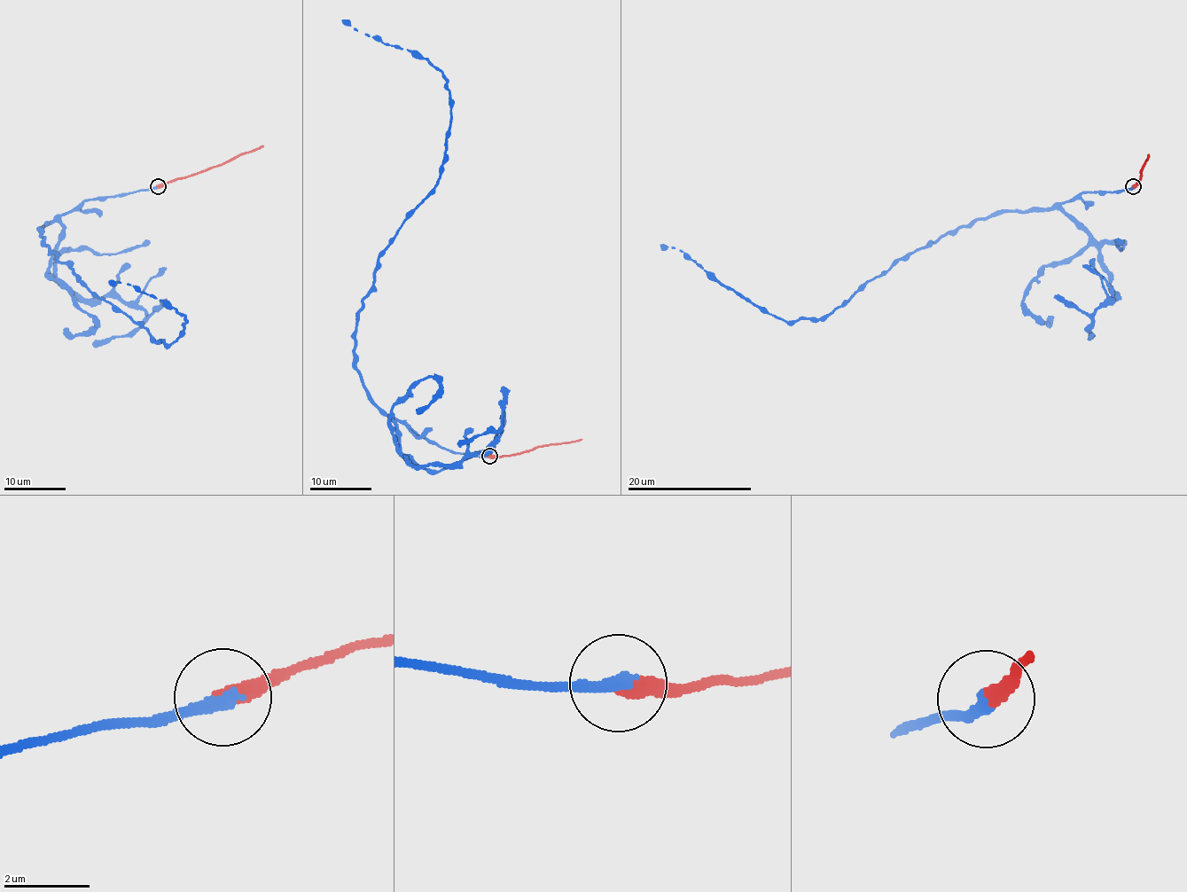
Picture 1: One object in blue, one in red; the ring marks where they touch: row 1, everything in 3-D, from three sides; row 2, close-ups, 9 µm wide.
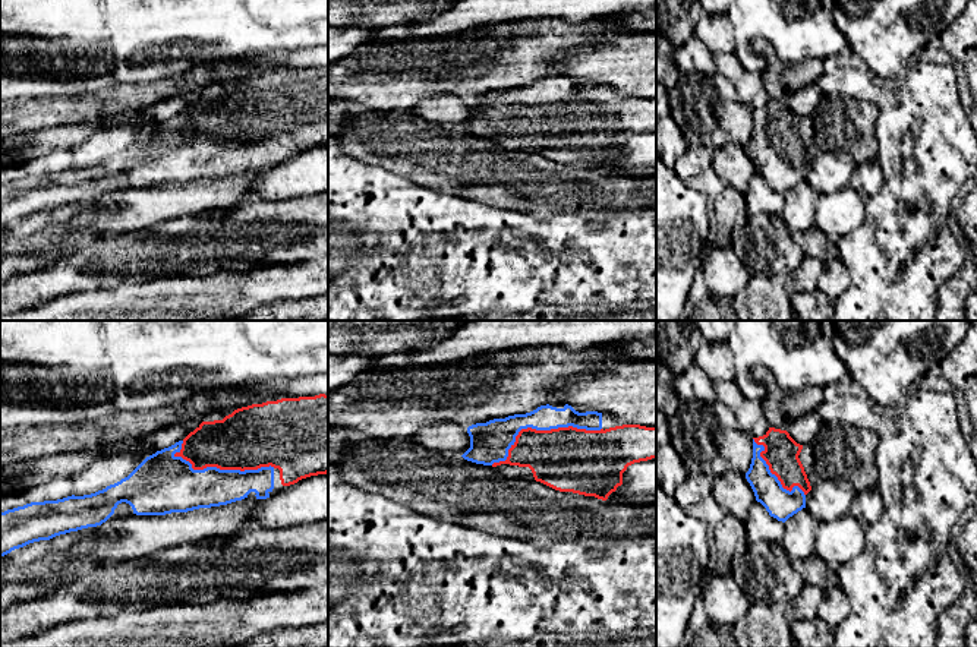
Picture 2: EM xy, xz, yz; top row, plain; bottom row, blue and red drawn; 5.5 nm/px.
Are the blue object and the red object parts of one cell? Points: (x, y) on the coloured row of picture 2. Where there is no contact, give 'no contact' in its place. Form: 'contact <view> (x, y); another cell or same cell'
contact xz (539, 429); same cell

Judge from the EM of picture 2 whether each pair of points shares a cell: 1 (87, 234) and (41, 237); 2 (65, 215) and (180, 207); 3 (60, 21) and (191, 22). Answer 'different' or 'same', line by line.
1: different
2: same
3: same

